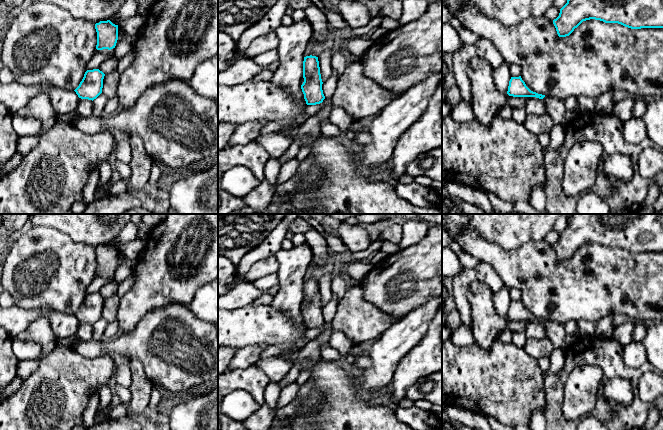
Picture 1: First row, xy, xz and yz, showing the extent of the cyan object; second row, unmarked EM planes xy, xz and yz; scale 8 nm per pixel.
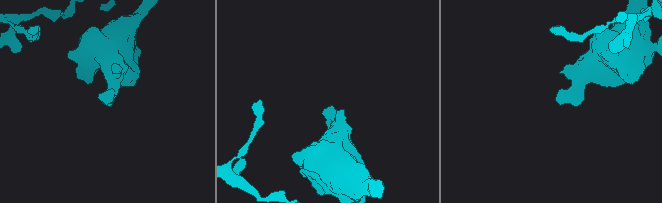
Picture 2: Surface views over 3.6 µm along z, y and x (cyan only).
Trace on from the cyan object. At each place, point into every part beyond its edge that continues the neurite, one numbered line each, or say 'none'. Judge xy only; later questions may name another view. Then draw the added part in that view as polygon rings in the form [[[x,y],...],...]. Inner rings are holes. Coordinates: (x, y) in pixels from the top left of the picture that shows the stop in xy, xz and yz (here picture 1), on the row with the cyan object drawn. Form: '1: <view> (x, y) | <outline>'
1: xy (111, 80) | [[[115,69],[113,72],[105,74],[103,79],[102,94],[107,98],[112,98],[117,94],[117,87],[121,73]]]

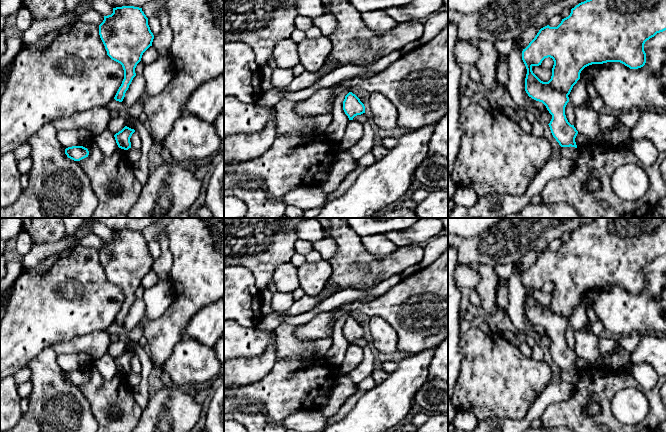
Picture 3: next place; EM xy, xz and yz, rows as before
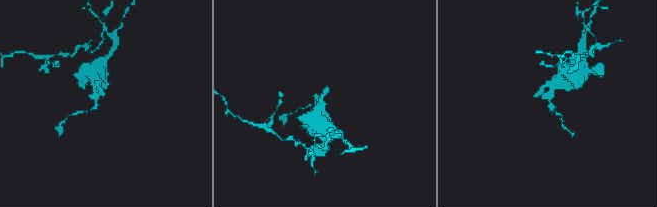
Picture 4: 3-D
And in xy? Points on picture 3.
none

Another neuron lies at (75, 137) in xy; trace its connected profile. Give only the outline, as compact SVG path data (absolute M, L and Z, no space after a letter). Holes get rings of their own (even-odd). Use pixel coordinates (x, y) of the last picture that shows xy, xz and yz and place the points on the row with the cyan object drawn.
M84 129L58 130L56 134L58 142L65 148L83 146L93 138L90 131Z

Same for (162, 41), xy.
M161 8L157 12L156 17L161 23L161 31L154 36L152 46L157 50L159 55L169 55L173 35L168 24L168 13L164 8Z

